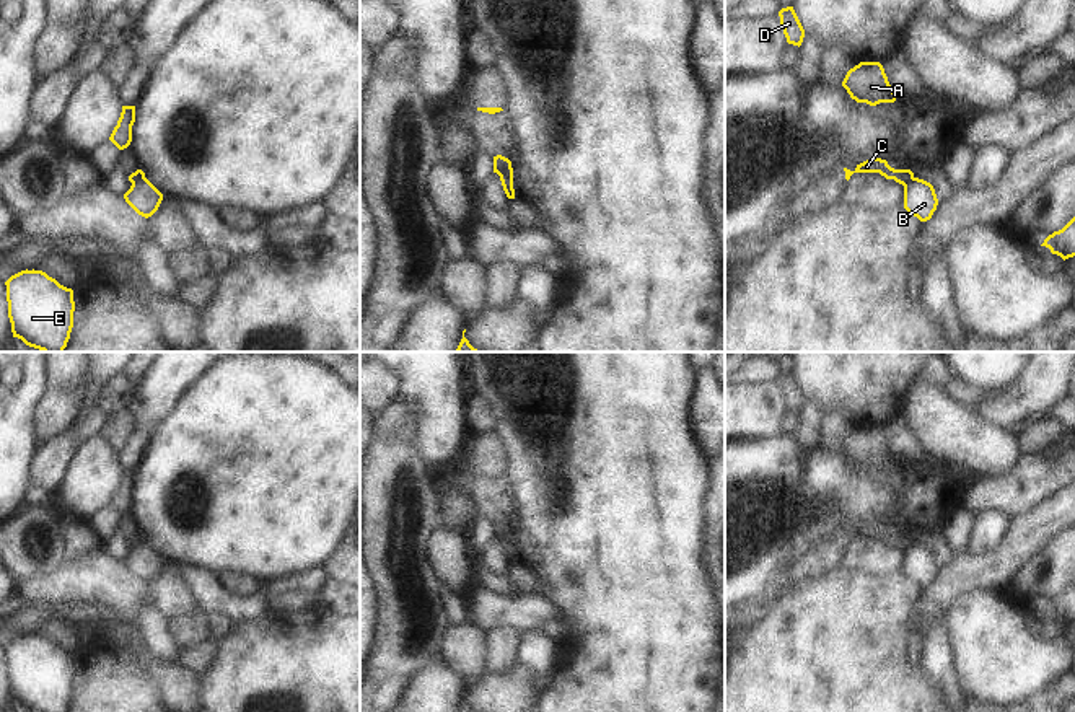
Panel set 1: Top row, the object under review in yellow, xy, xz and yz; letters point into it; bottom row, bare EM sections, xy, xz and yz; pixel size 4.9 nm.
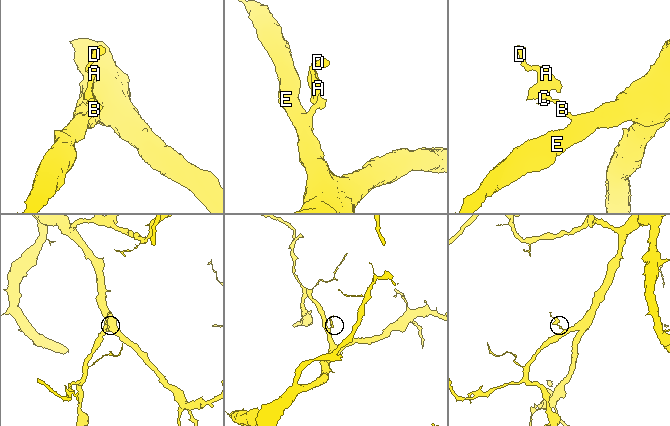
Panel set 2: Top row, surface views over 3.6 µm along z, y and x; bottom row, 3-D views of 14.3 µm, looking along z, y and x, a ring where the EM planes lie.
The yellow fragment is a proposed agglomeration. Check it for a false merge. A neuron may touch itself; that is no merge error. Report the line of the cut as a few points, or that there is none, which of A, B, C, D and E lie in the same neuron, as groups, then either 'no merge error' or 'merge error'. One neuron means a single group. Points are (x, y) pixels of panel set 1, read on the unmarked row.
cut xz (510, 531), (499, 540); groups A C D / B E; merge error

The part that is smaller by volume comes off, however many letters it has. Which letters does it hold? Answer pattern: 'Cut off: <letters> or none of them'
Cut off: A, C, D

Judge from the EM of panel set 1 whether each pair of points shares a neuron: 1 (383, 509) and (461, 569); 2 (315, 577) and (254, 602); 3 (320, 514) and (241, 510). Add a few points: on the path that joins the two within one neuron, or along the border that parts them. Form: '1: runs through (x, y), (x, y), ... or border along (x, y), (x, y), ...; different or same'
1: border along (438, 525), (429, 540), (429, 564), (438, 580); different
2: border along (263, 590), (267, 595); different
3: runs through (300, 510), (261, 510); same

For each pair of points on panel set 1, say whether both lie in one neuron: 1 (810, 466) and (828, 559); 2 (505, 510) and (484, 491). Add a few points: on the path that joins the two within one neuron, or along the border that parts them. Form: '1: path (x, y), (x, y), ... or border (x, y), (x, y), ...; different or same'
1: border (842, 533), (824, 538), (813, 548); different
2: path (500, 505), (489, 496); same

